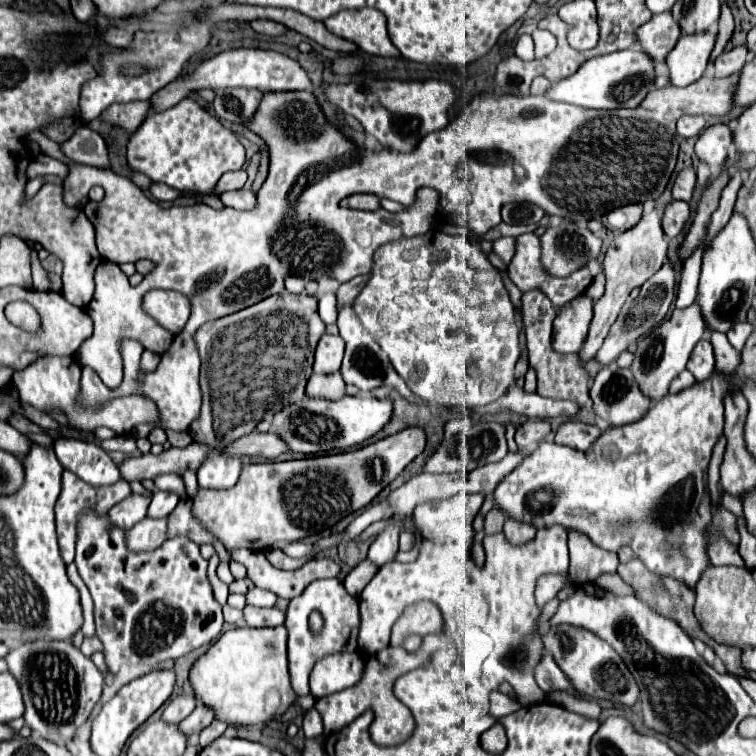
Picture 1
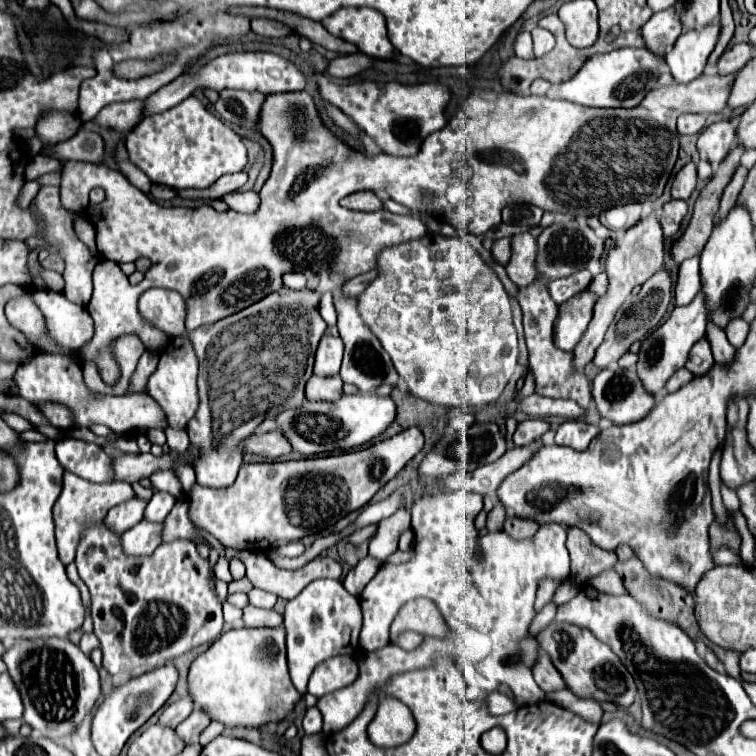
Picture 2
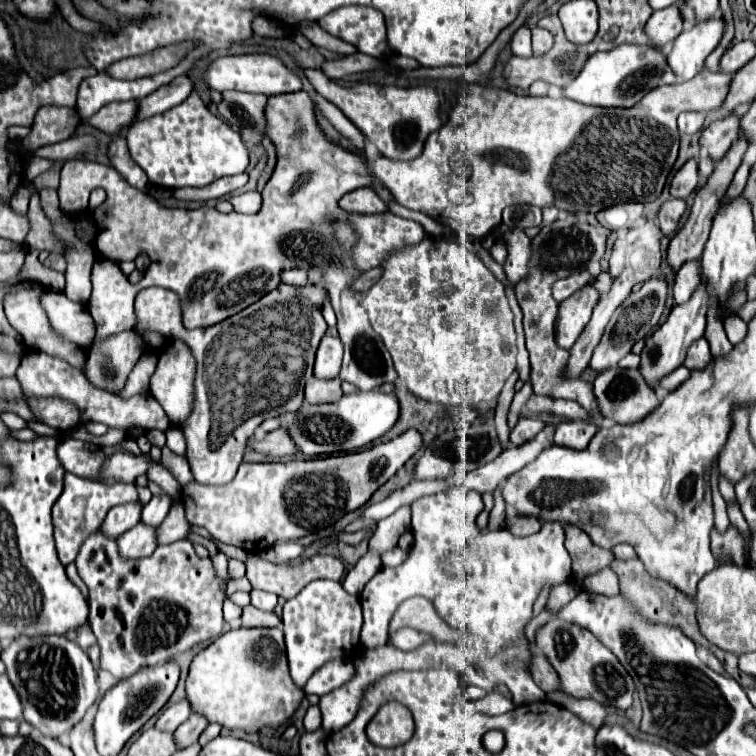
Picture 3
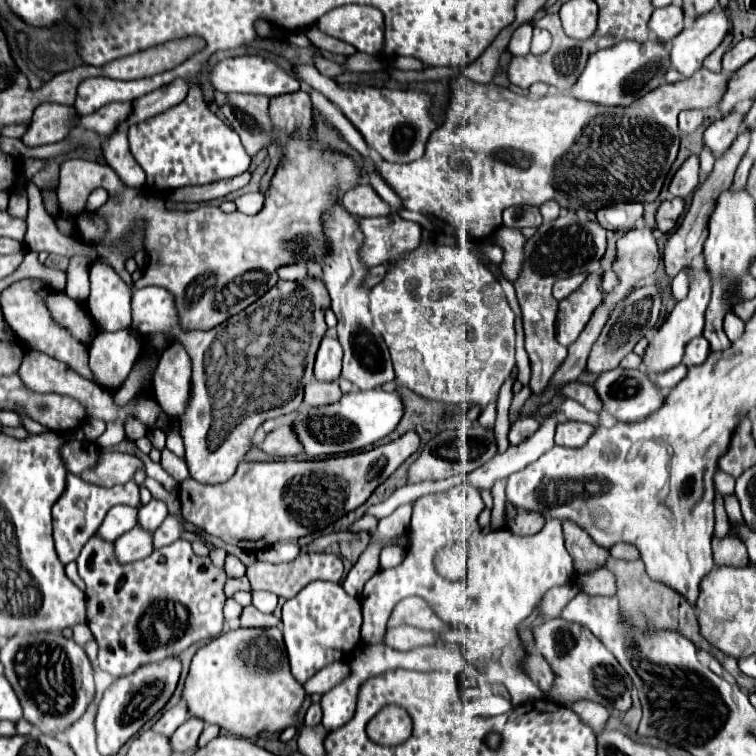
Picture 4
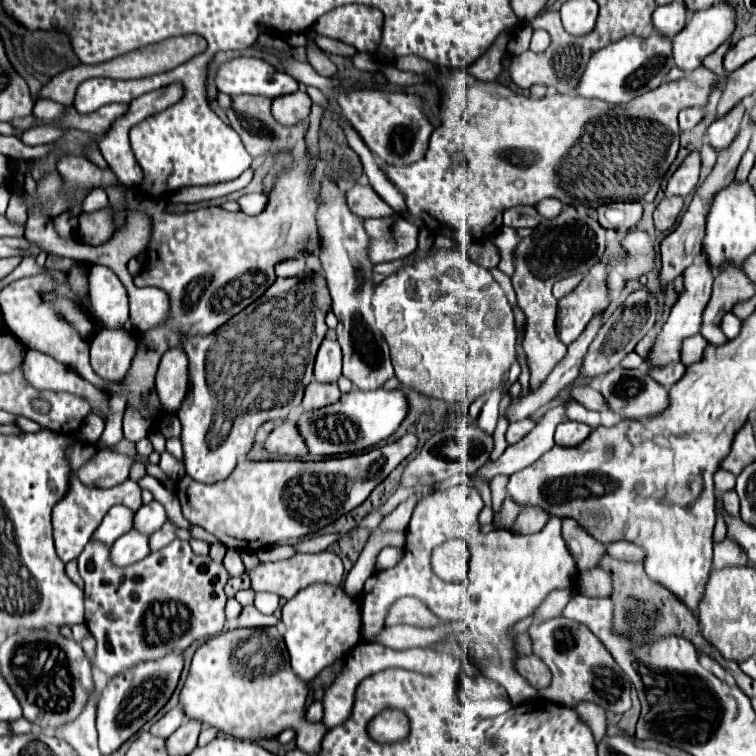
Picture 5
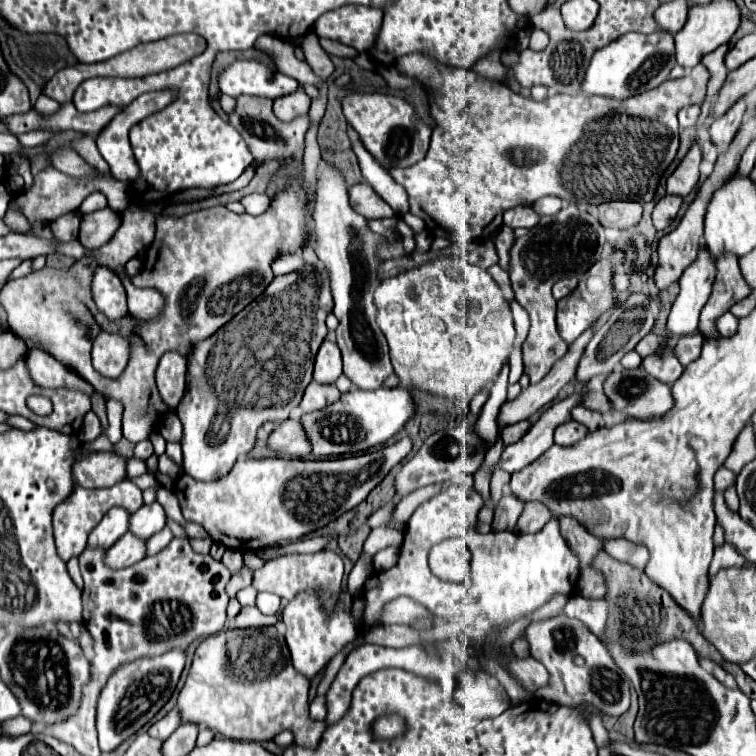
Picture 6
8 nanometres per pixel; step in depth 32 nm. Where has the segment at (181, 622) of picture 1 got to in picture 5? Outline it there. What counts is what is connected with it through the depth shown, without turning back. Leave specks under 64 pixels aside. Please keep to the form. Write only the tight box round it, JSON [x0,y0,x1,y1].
[78,540,228,676]

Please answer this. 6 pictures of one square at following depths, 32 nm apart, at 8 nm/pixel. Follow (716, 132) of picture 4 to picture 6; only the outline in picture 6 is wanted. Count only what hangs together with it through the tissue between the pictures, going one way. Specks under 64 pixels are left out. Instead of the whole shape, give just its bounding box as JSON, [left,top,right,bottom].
[710,98,746,146]

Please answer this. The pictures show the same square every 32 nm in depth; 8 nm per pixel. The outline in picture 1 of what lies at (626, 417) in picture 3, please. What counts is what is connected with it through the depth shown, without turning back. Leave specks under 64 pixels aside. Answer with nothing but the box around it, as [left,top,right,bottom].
[590,364,652,426]

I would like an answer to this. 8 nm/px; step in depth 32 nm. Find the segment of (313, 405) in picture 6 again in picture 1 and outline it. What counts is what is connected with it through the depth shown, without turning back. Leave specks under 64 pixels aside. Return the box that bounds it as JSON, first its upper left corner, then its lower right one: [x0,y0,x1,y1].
[306,372,344,400]

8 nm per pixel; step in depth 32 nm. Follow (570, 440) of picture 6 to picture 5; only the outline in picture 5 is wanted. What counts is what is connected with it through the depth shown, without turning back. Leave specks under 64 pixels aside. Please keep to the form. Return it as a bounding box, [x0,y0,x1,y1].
[554,420,592,446]

